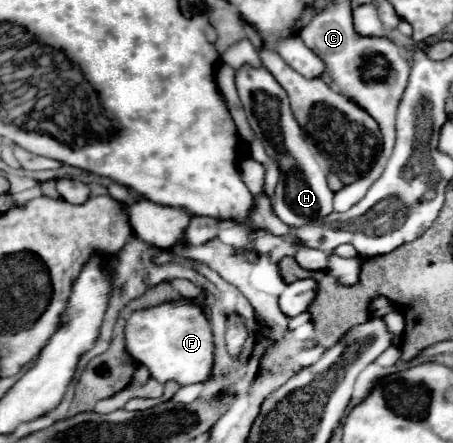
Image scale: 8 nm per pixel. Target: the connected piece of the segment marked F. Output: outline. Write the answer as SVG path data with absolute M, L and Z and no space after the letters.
M184 299L136 311L126 323L126 349L138 363L148 367L150 375L160 383L170 379L180 385L198 383L210 377L214 365L212 325L200 307L194 307L194 303Z

